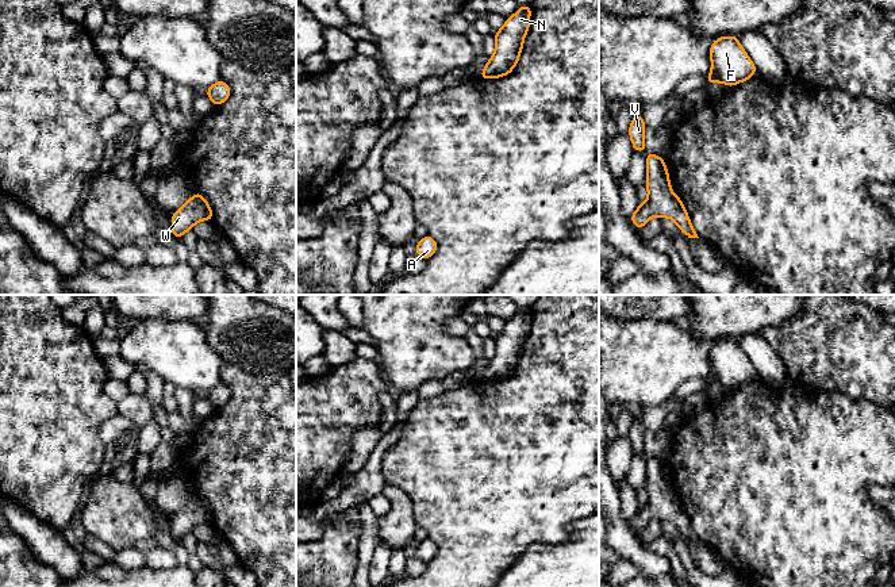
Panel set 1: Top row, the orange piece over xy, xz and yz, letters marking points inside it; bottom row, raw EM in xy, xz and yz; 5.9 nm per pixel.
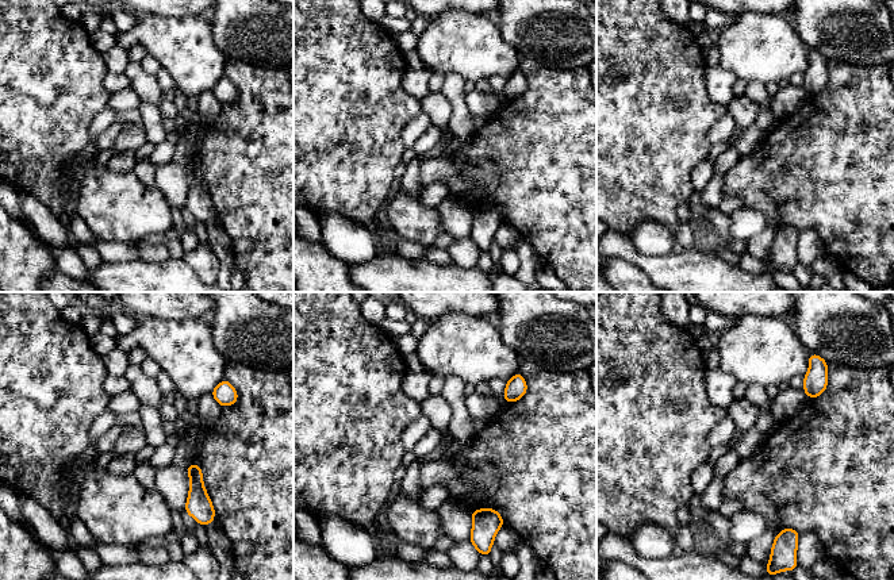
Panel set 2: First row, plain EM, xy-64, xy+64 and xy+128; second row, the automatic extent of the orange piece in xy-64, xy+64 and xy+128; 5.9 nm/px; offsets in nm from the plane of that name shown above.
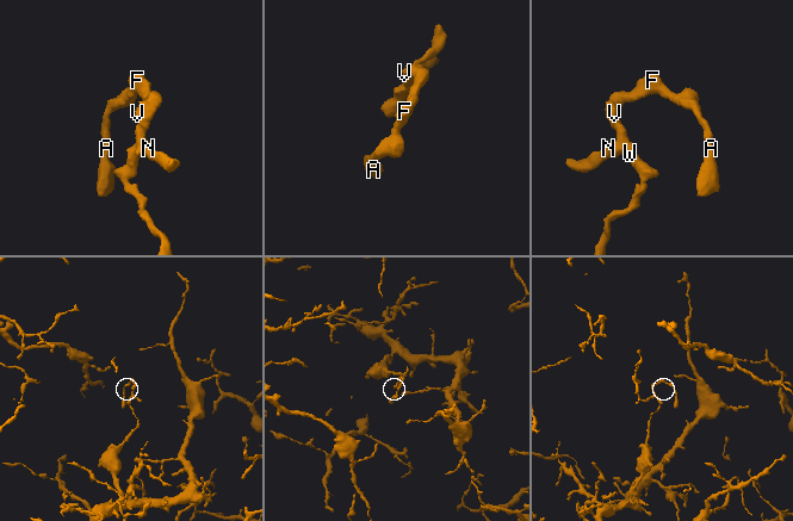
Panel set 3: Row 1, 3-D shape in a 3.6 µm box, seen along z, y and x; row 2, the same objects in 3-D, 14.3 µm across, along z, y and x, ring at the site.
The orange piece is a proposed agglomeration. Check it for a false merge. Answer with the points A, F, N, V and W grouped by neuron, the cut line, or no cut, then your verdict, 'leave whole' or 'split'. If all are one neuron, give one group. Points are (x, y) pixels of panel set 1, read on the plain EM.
A F N V W; no cut; leave whole

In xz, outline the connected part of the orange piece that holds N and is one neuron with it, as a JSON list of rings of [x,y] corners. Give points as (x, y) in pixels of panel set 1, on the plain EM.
[[[530,308],[519,312],[506,322],[504,329],[495,337],[495,354],[485,367],[480,381],[499,381],[507,379],[518,368],[523,344],[530,330]]]

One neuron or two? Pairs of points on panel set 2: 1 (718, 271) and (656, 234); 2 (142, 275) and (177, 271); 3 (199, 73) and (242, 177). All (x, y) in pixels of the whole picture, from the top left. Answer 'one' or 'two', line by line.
1: two
2: one
3: two

